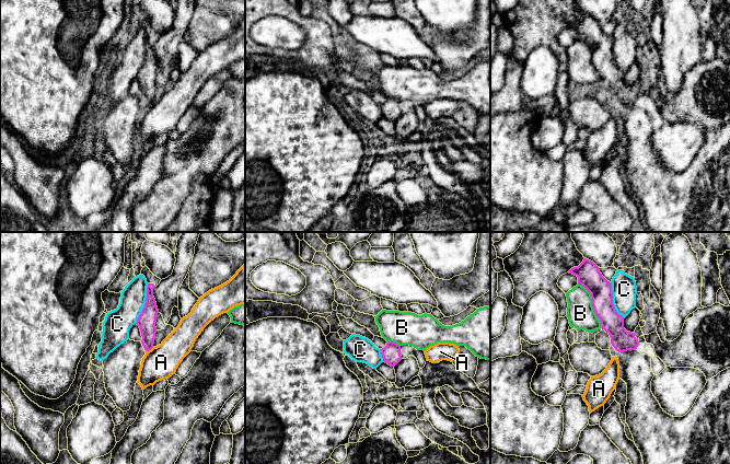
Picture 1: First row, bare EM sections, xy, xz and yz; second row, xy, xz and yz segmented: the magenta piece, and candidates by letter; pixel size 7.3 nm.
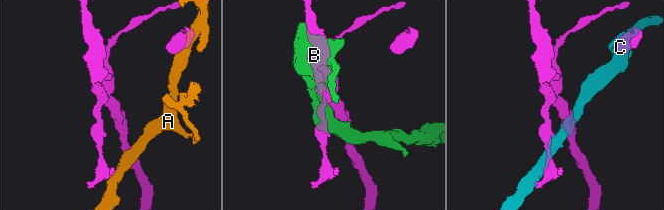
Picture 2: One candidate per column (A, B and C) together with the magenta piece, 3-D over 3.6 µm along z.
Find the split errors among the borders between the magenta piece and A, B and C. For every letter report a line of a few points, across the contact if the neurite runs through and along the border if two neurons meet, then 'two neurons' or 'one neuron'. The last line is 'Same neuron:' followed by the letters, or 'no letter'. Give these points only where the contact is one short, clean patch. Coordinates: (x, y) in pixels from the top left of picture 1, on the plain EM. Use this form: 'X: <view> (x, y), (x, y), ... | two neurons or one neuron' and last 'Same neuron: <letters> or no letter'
A: two neurons
B: two neurons
C: xy (148, 38), (145, 61), (135, 78) | two neurons
Same neuron: no letter

